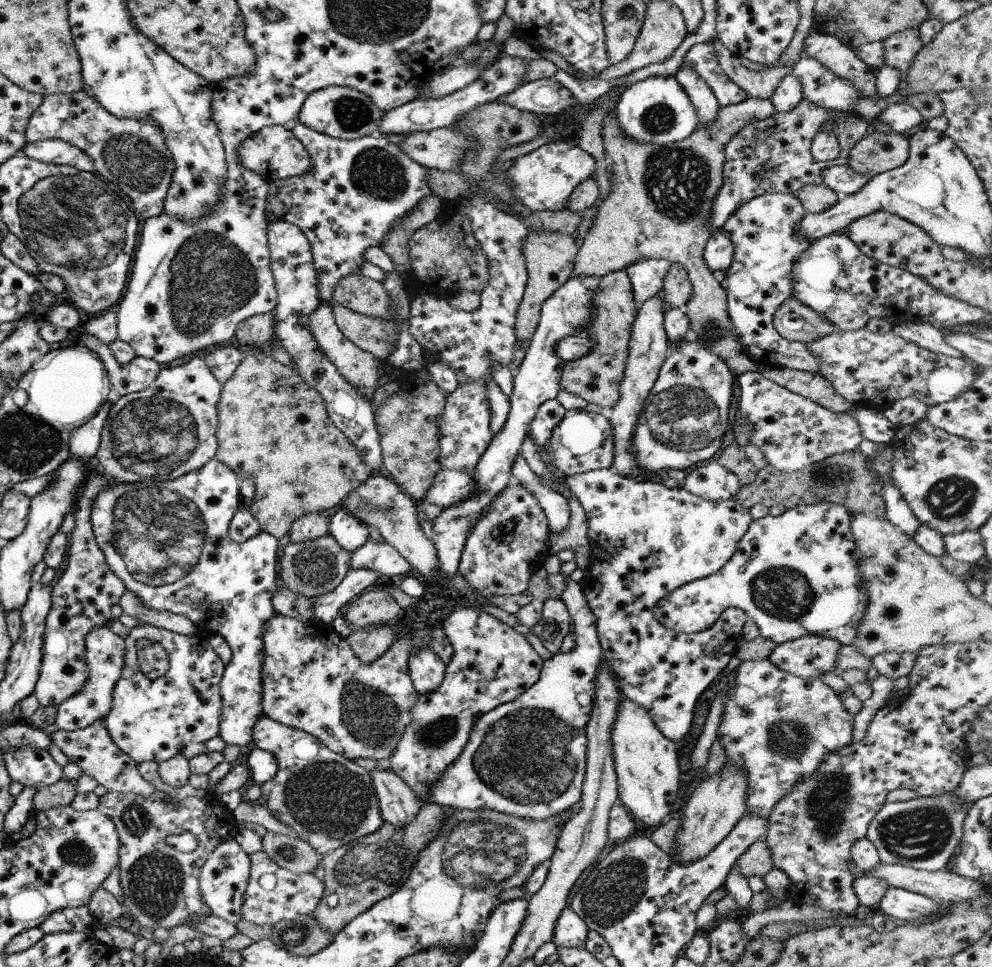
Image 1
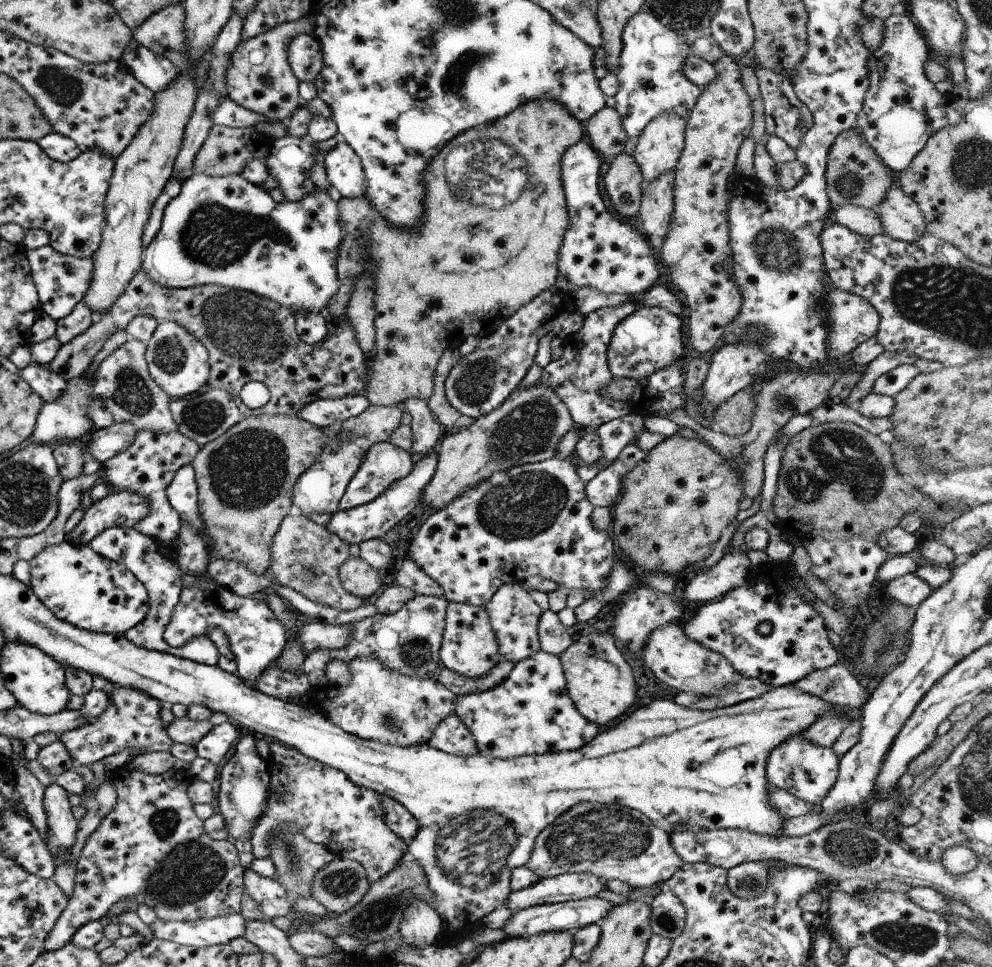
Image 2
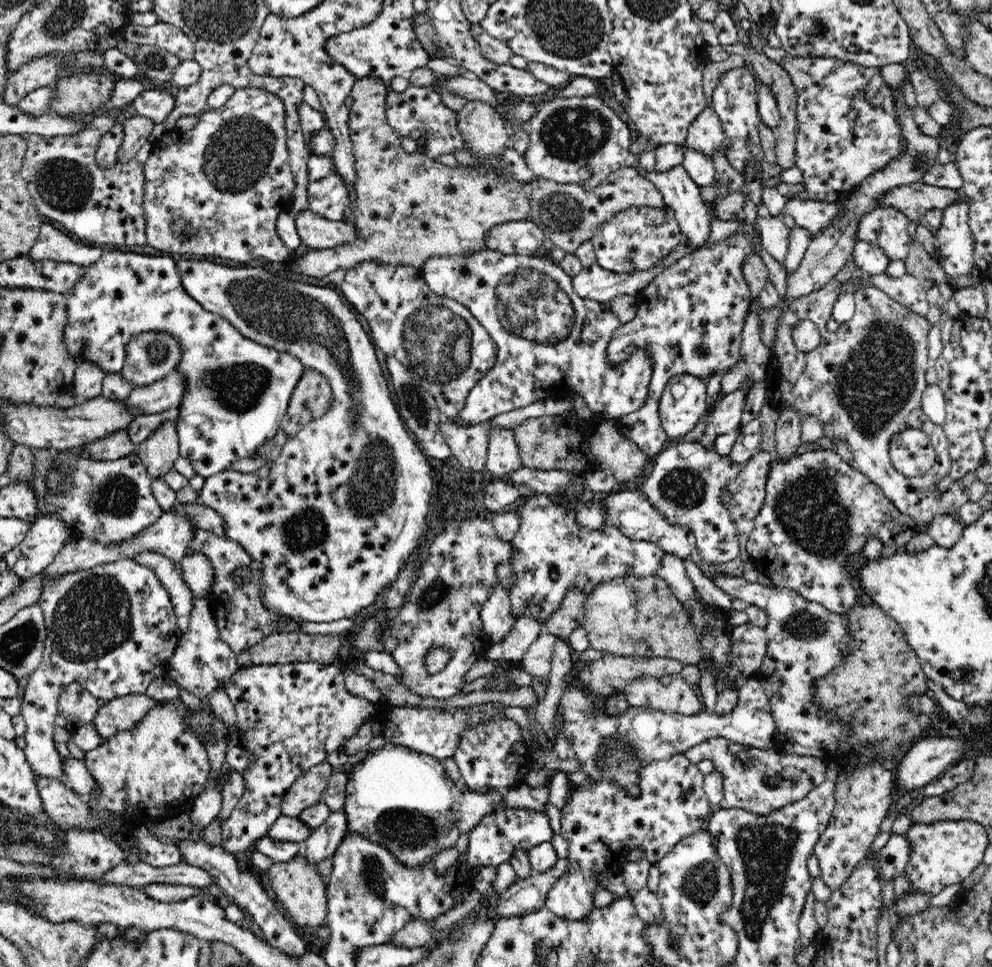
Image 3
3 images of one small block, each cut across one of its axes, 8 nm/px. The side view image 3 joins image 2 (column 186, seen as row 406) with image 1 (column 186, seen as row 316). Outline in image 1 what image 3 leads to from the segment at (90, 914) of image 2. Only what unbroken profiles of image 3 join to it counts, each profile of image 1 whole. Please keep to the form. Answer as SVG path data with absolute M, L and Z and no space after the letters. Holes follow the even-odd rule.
M154 761L138 763L137 767L141 775L155 786L155 793L149 797L143 797L134 793L122 794L118 791L108 791L99 798L97 808L115 824L121 842L118 868L120 868L119 880L124 898L122 906L126 908L125 912L130 912L134 920L138 920L140 926L144 928L170 930L178 925L192 925L199 919L213 914L203 901L199 887L202 865L220 843L235 838L239 824L233 811L228 810L209 788L196 789L190 783L183 784L181 787L170 786L160 778L159 764ZM183 832L191 832L198 841L197 847L187 853L180 852L166 841L170 836Z

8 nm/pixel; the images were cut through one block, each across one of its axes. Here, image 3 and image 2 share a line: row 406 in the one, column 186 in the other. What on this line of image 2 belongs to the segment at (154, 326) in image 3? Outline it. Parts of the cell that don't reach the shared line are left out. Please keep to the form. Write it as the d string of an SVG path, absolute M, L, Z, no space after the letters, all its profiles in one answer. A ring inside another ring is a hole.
M192 174L183 180L180 192L171 200L164 209L161 227L152 239L146 250L143 250L142 268L146 275L154 282L160 283L165 287L173 289L181 289L195 286L204 286L207 284L218 285L229 289L240 289L261 296L262 298L271 300L276 304L288 308L288 310L296 315L297 313L320 313L326 314L326 309L339 292L340 281L337 275L337 260L339 259L339 249L346 232L343 230L339 212L339 202L334 201L328 194L328 191L315 186L312 193L304 193L303 197L297 201L284 199L283 202L275 202L269 191L265 191L258 185L251 183L241 174L231 174L222 177L211 177L207 174Z

